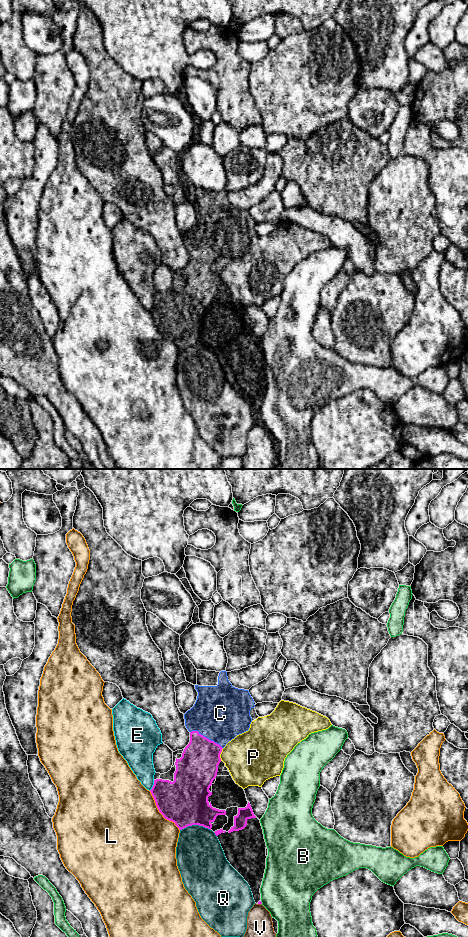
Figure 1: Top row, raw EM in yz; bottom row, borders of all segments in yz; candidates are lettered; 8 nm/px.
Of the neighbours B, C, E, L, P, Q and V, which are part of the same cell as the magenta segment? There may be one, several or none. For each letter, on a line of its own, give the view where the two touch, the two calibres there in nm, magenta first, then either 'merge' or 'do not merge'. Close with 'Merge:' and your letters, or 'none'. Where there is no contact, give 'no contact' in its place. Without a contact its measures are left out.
B: yz | 20/420 nm | do not merge
C: yz | 320/440 nm | merge
E: yz | 340/200 nm | do not merge
L: yz | 380/500 nm | do not merge
P: yz | 320/400 nm | do not merge
Q: yz | 380/380 nm | do not merge
V: yz | 20/220 nm | do not merge
Merge: C

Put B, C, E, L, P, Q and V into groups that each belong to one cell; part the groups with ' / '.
B / C / E / L / P / Q / V

